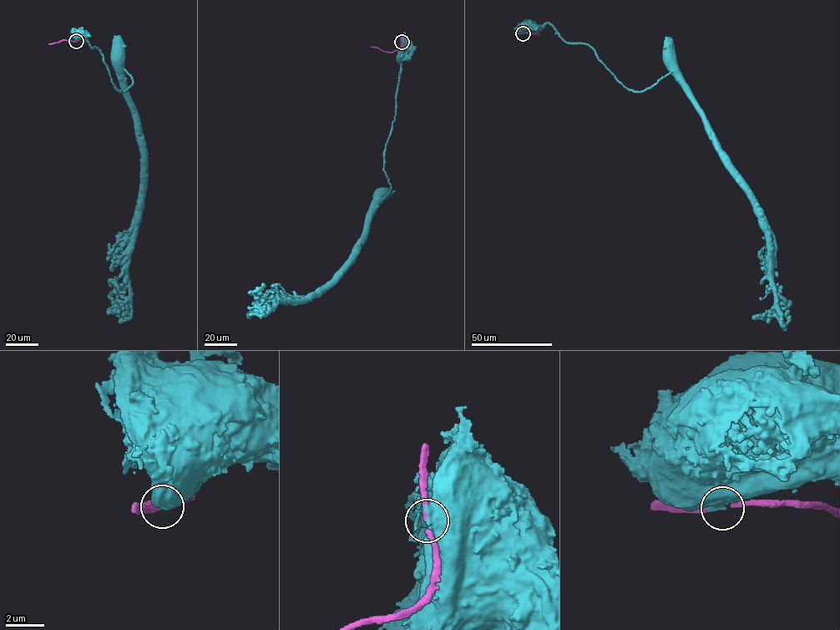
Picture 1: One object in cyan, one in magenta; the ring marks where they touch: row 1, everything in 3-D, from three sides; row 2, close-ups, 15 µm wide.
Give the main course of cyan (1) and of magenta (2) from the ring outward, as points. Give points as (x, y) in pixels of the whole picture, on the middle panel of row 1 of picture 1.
1: (402, 42), (396, 110), (384, 153), (384, 171), (391, 188), (377, 202), (342, 270), (329, 281)
2: (402, 42), (401, 48), (391, 52), (371, 47)

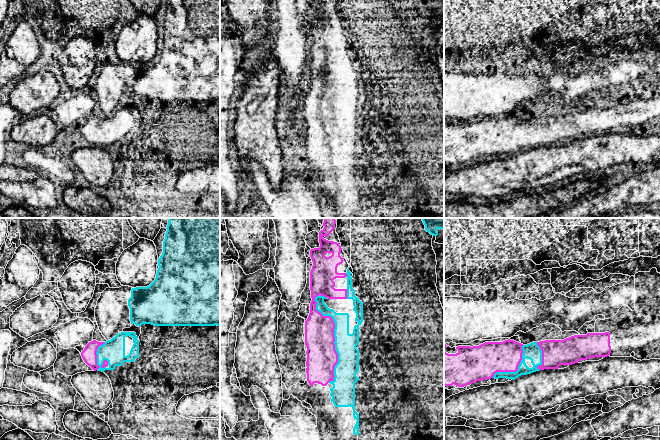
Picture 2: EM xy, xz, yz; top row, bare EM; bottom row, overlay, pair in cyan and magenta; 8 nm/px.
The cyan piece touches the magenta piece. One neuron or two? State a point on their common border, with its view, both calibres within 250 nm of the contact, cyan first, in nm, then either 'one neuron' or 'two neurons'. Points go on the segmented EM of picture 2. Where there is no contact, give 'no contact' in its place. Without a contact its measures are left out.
xz (334, 336) | 180/240 nm | two neurons

